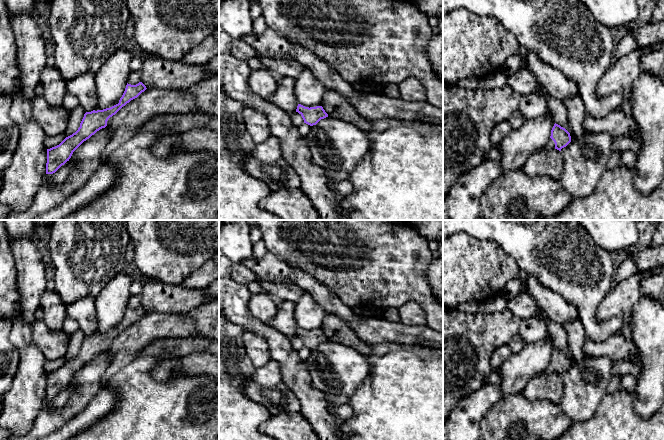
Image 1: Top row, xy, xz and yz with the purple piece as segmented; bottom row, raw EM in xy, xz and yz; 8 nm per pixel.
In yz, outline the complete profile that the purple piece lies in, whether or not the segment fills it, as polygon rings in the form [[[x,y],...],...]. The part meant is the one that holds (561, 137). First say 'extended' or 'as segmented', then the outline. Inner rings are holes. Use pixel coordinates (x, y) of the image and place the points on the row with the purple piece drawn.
extended | [[[554,124],[551,130],[551,136],[548,140],[545,149],[557,149],[561,151],[562,148],[566,147],[571,142],[570,133],[558,124]]]

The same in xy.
as segmented | [[[139,82],[136,85],[126,85],[125,91],[119,103],[103,110],[86,112],[78,130],[66,137],[59,145],[47,149],[46,174],[55,173],[71,158],[73,152],[97,131],[107,126],[107,121],[115,115],[123,106],[137,98],[146,90],[146,86]]]

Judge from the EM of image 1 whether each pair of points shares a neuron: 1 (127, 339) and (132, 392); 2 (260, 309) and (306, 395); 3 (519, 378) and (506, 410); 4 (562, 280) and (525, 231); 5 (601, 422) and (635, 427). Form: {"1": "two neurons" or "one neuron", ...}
{"1": "two neurons", "2": "two neurons", "3": "two neurons", "4": "one neuron", "5": "one neuron"}

